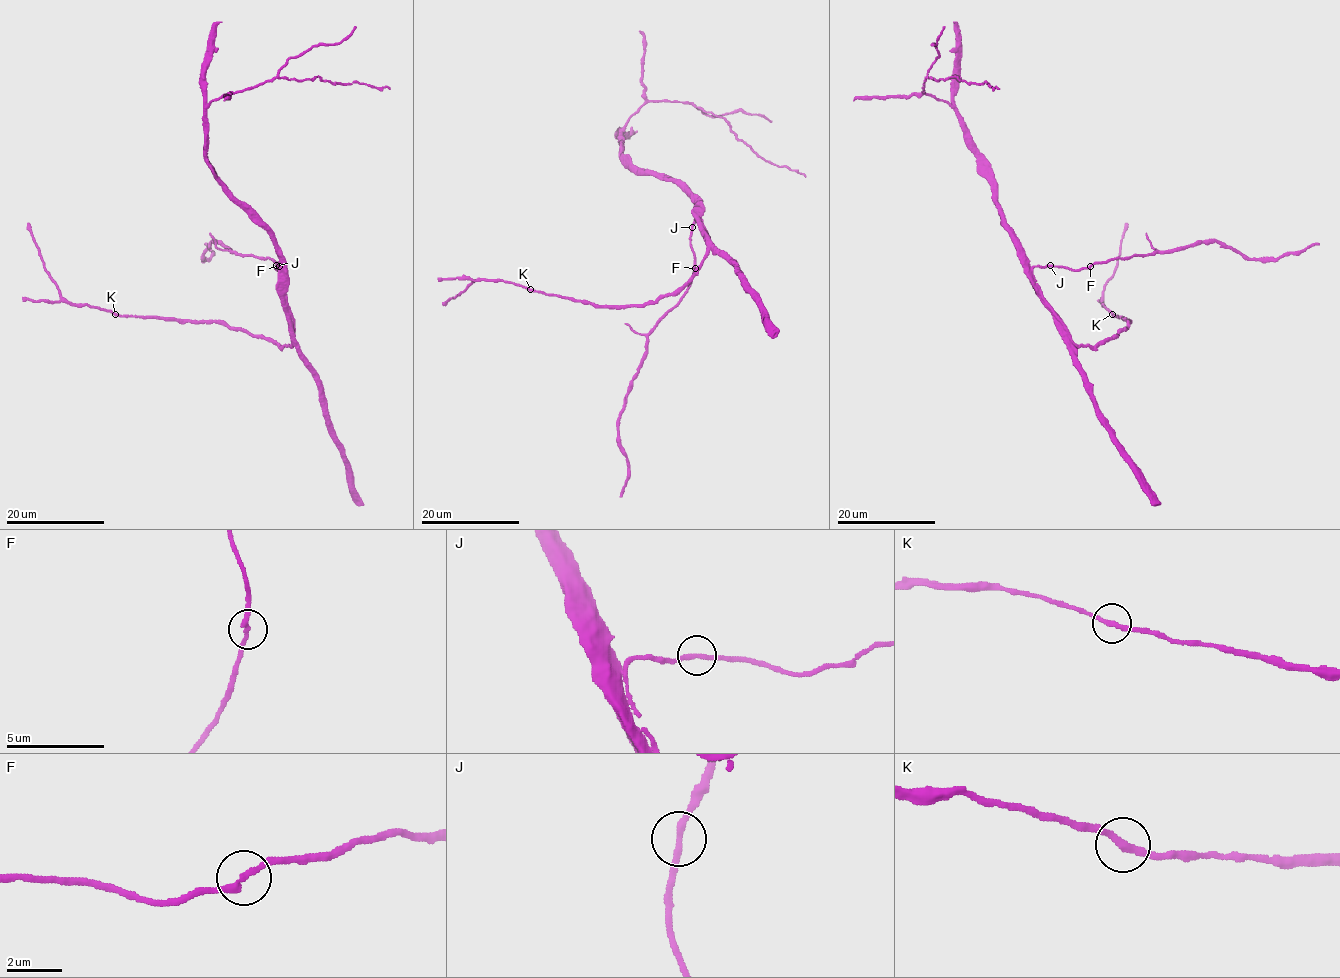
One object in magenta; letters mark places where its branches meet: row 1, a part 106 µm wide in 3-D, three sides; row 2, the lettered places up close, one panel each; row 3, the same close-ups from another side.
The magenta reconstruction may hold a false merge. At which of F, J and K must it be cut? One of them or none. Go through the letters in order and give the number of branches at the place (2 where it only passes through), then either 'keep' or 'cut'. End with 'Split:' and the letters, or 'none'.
F: branches 2; keep
J: branches 2; keep
K: branches 2; keep
Split: none

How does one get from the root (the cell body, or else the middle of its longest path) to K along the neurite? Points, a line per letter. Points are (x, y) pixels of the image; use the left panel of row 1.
K: (284, 269), (284, 310), (289, 318), (291, 343), (283, 347), (217, 322), (115, 314)

